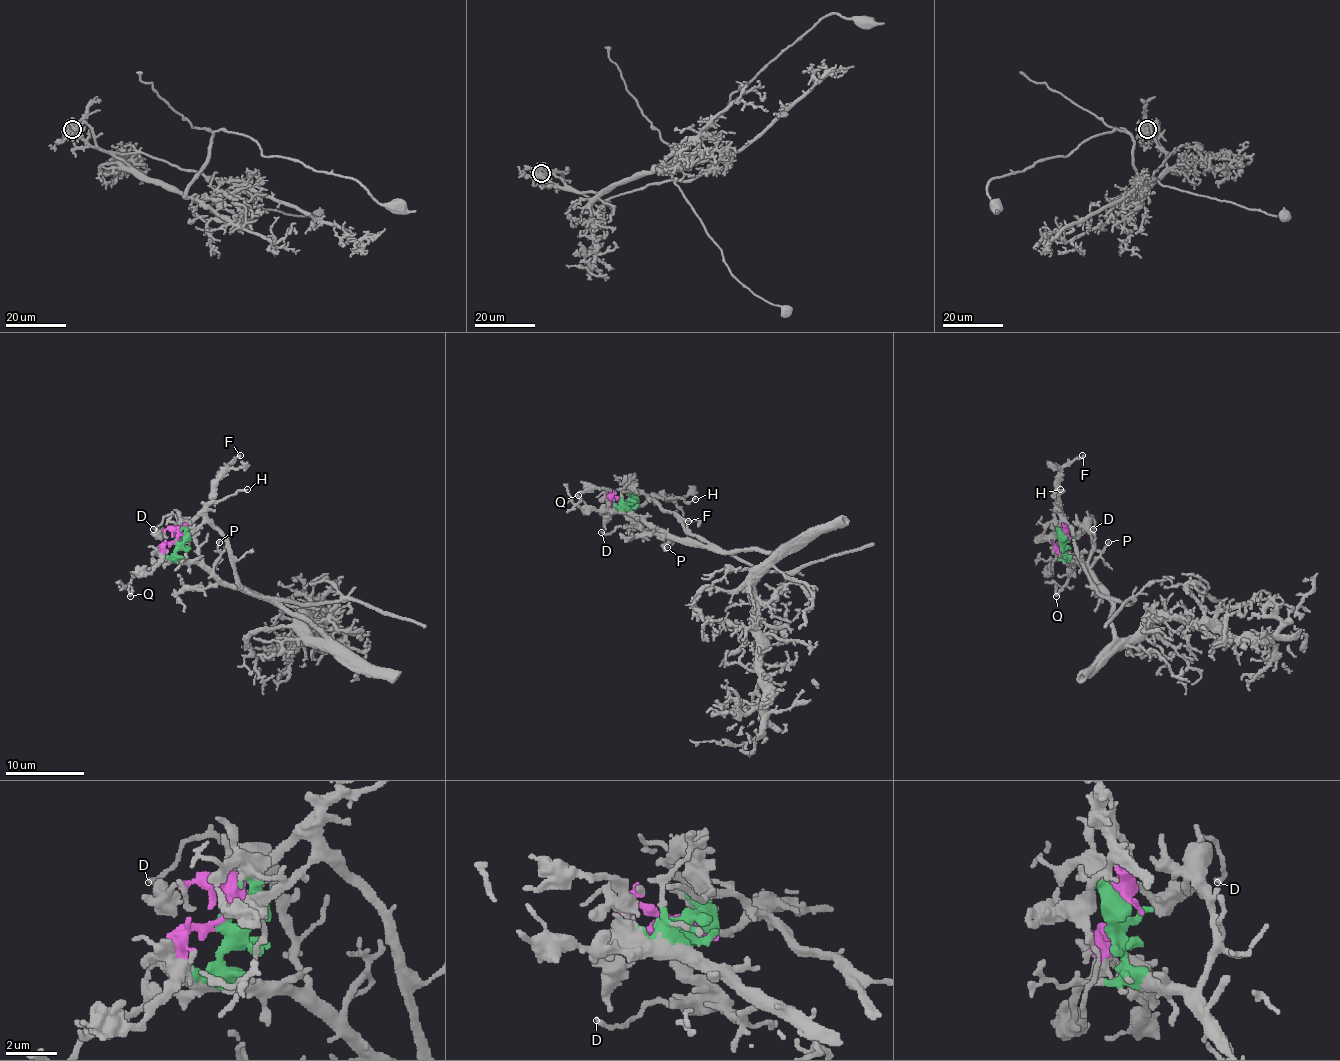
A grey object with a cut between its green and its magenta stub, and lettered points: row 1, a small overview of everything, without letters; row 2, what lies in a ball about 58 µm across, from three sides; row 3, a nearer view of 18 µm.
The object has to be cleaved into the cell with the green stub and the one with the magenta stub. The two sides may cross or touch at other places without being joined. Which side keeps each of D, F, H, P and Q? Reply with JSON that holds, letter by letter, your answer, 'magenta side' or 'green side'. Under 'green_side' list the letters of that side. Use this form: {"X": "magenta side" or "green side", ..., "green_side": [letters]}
{"D": "green side", "F": "magenta side", "H": "magenta side", "P": "green side", "Q": "green side", "green_side": ["D", "P", "Q"]}

